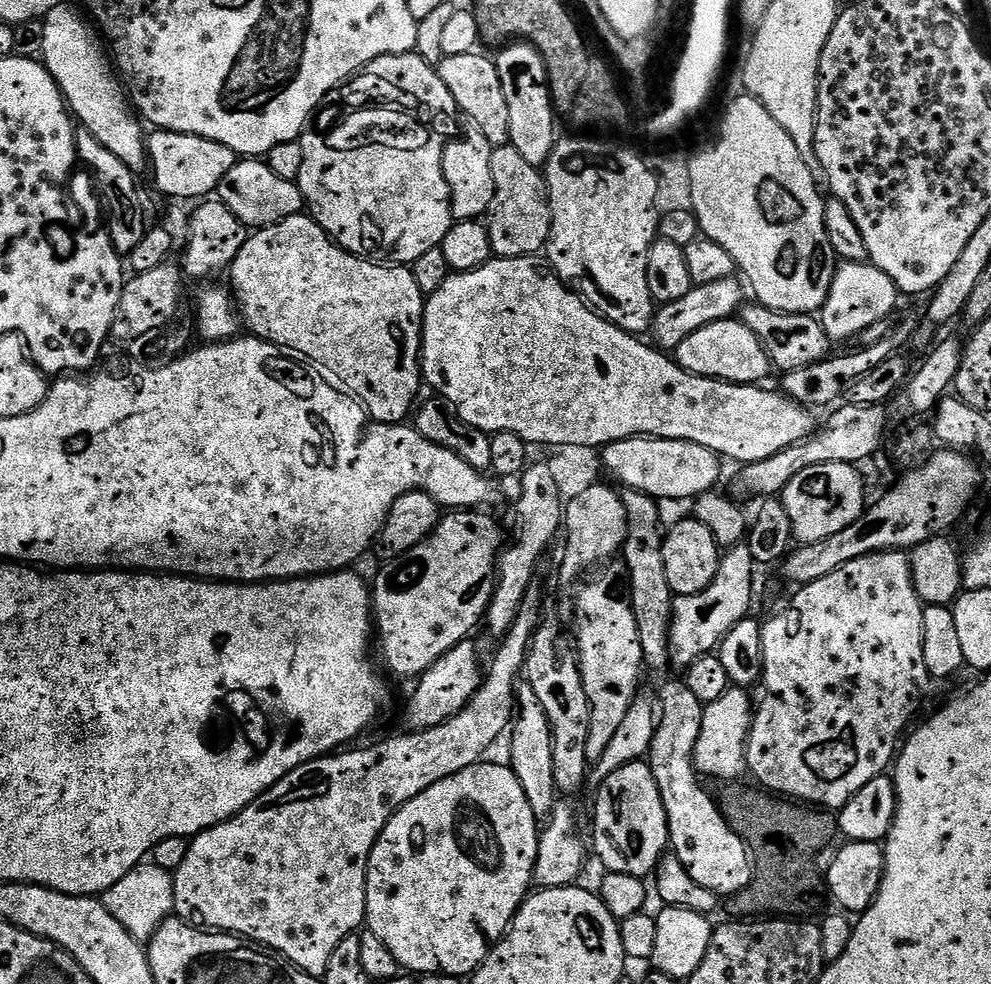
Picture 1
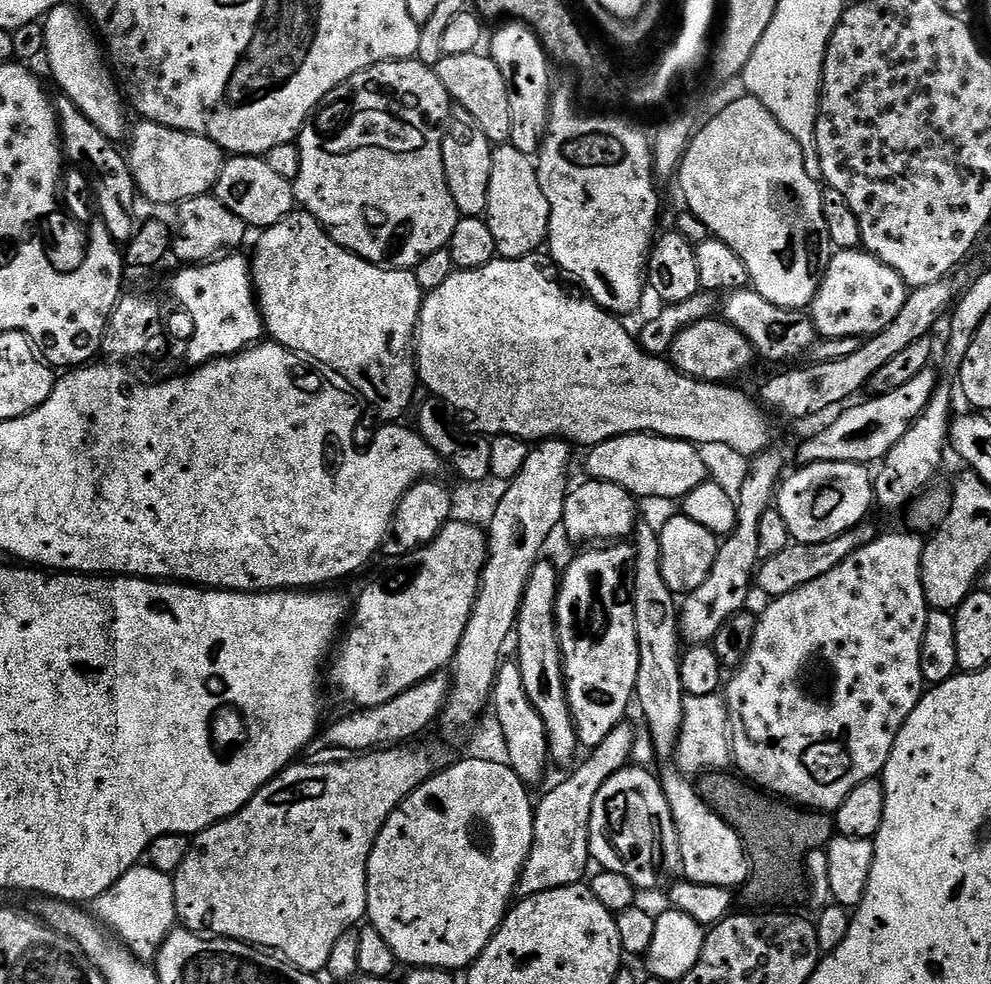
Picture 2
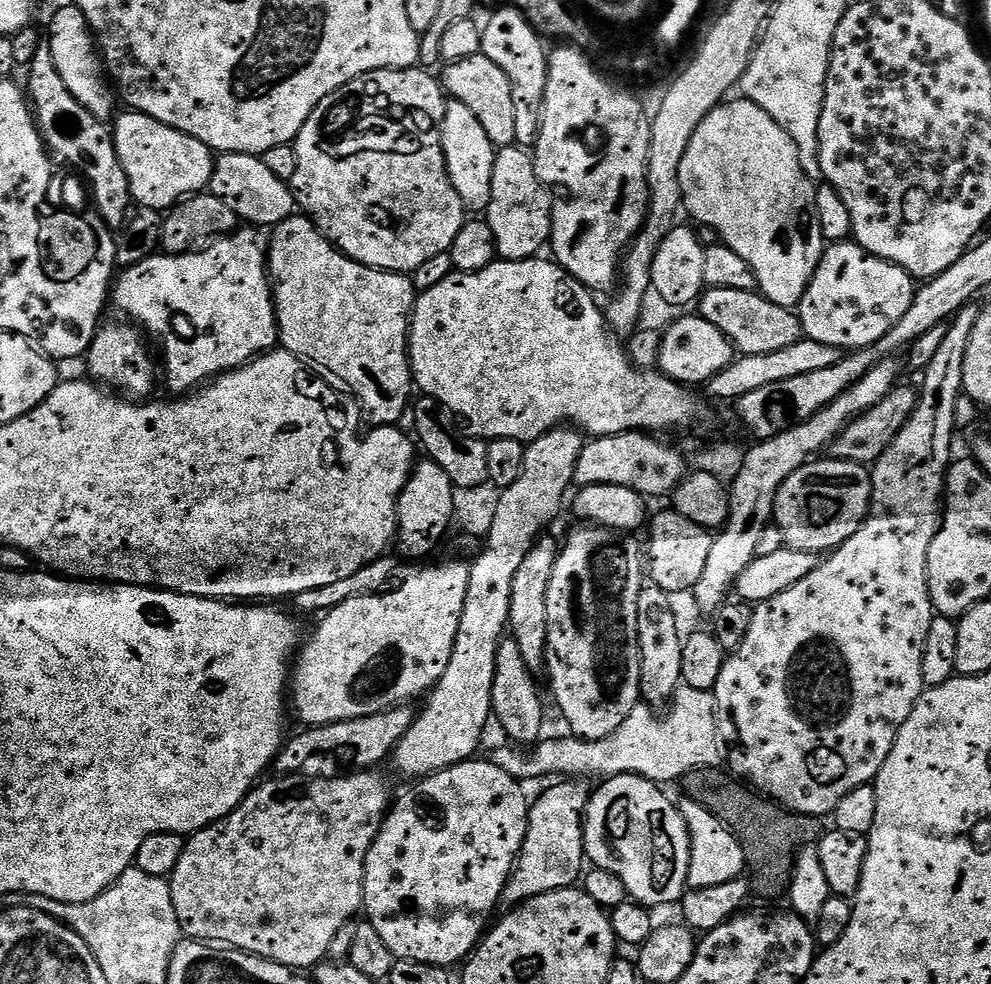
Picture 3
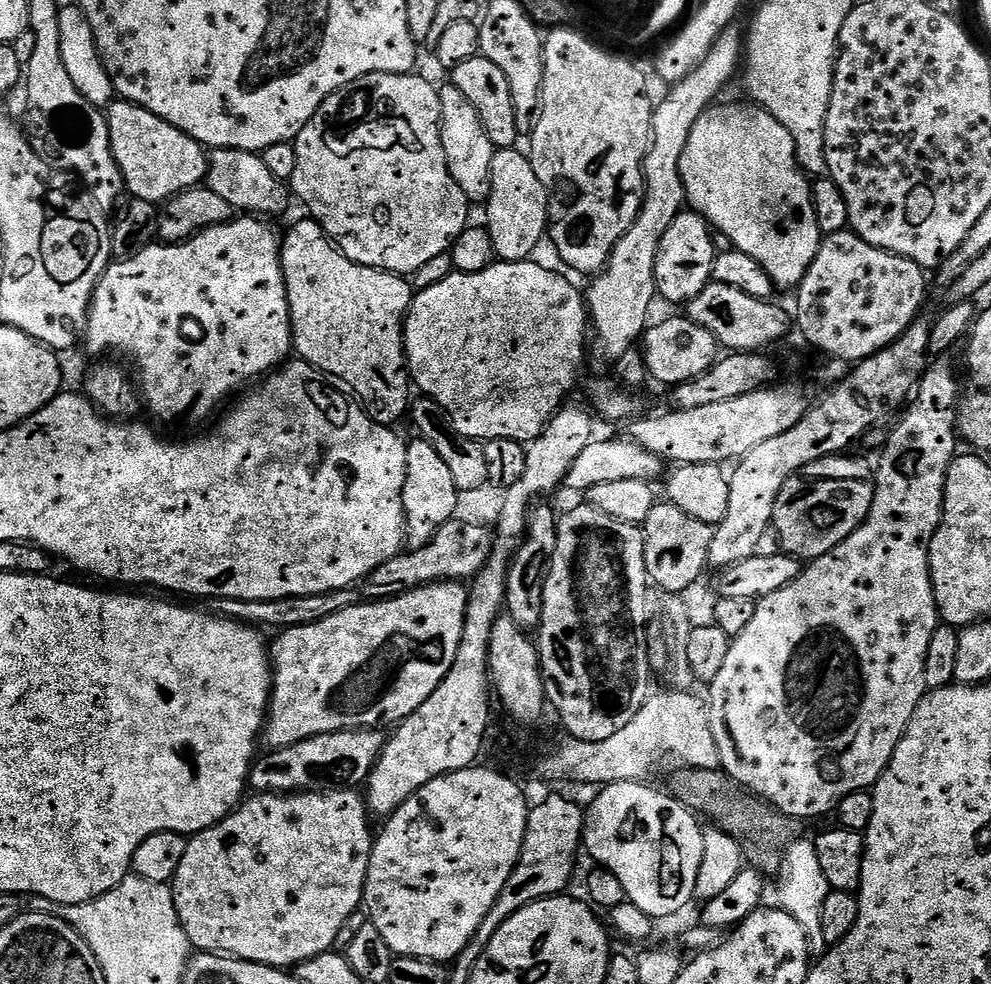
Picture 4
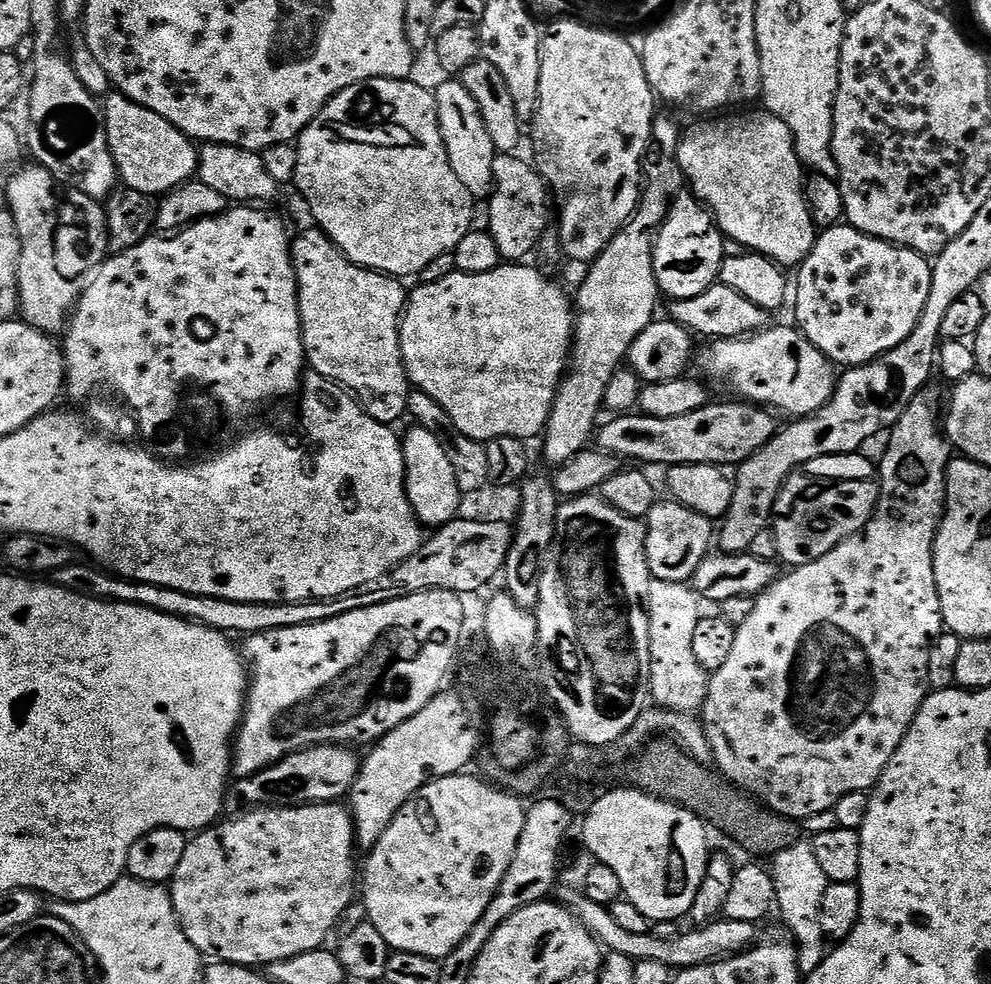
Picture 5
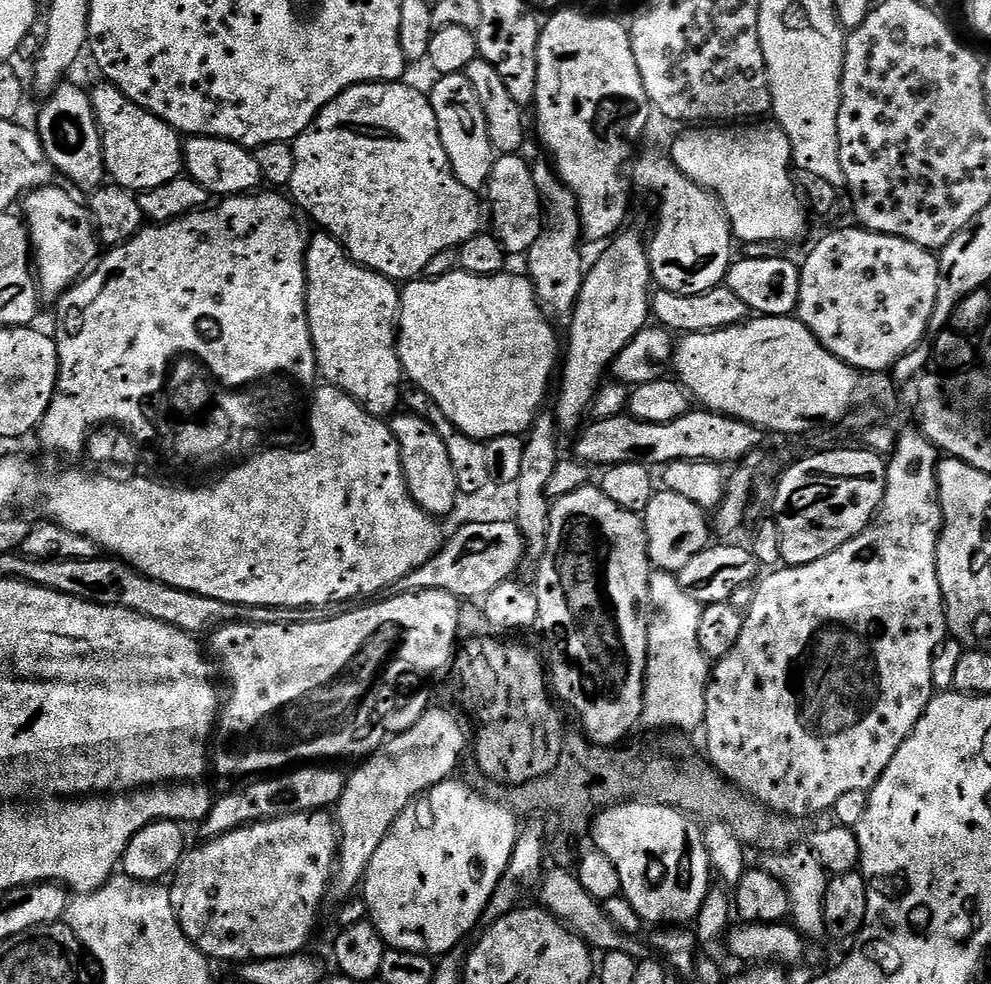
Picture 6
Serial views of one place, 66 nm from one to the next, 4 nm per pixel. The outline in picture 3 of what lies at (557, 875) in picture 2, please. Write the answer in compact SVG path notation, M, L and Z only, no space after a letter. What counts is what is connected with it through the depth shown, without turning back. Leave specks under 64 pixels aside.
M556 782L537 800L531 801L528 825L516 866L512 869L500 895L500 904L515 910L527 900L550 894L554 890L573 887L586 868L584 851L584 822L590 799L590 788L584 782Z

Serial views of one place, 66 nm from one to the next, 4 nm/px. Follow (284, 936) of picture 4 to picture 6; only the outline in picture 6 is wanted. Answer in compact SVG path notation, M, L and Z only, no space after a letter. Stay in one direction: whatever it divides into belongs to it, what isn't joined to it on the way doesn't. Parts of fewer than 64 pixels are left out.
M327 811L303 812L302 814L290 814L277 820L263 820L257 824L248 824L245 828L234 830L225 836L219 836L213 840L205 840L197 843L197 848L185 851L180 865L177 866L170 880L172 893L172 905L174 914L186 934L186 938L203 952L205 956L216 960L236 960L235 962L247 962L249 960L265 960L266 958L278 958L279 956L295 956L303 953L316 928L316 915L324 904L324 896L329 895L334 869L336 868L336 853L338 851L338 825Z

